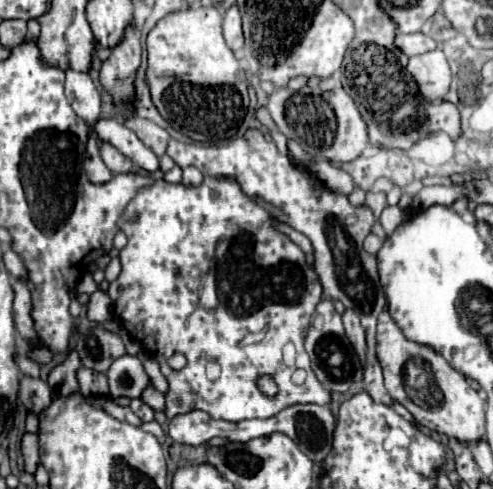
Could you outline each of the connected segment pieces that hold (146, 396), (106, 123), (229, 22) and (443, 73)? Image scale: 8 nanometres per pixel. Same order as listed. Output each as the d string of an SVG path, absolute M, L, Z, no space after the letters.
M147 386L147 388L143 390L141 400L143 400L145 404L149 404L153 410L165 410L165 396L163 396L159 390L155 390L153 386Z
M97 120L95 132L103 142L113 144L123 156L127 156L135 166L145 168L149 172L159 168L159 158L139 140L139 136L129 130L123 122L117 120Z
M231 6L225 12L225 20L223 20L223 36L227 46L235 52L239 48L243 48L243 30L241 30L241 14L237 10L237 6Z
M437 48L419 56L409 58L407 72L419 84L419 92L425 100L443 100L451 84L451 72L445 54Z

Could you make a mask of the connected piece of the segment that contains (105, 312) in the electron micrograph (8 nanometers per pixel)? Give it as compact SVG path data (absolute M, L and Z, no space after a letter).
M101 290L93 292L91 300L87 304L87 318L91 322L103 324L103 322L111 320L111 316L113 314L111 314L111 300L109 300L109 296L105 292L101 292Z

